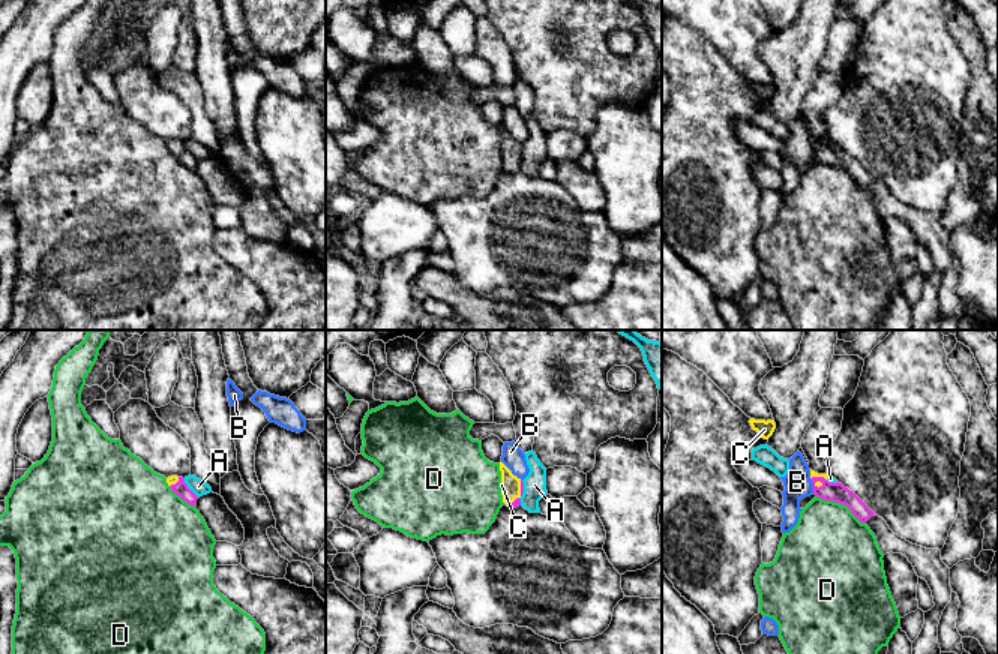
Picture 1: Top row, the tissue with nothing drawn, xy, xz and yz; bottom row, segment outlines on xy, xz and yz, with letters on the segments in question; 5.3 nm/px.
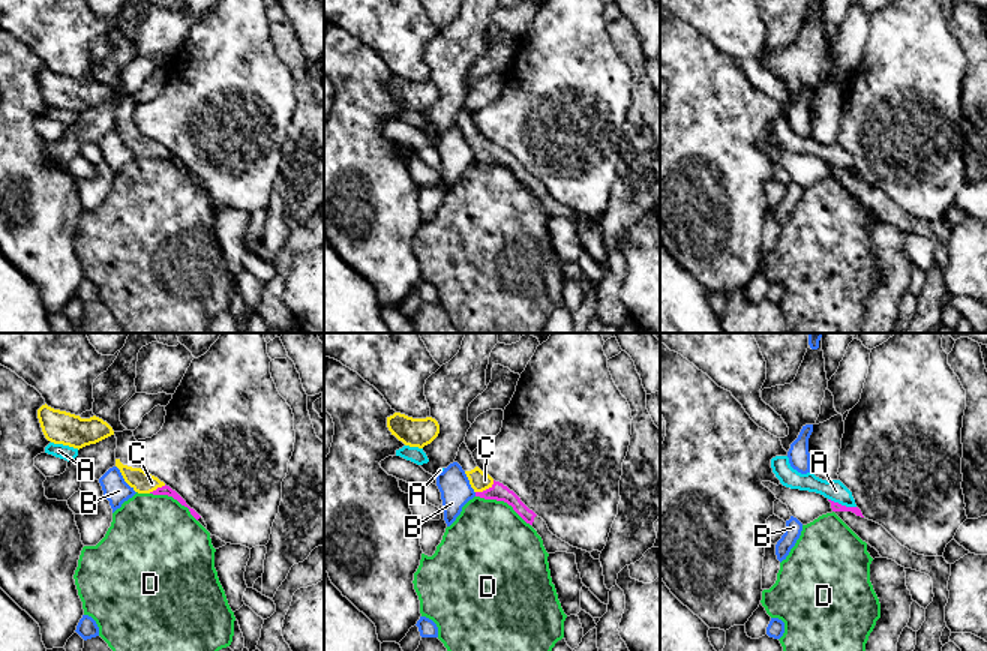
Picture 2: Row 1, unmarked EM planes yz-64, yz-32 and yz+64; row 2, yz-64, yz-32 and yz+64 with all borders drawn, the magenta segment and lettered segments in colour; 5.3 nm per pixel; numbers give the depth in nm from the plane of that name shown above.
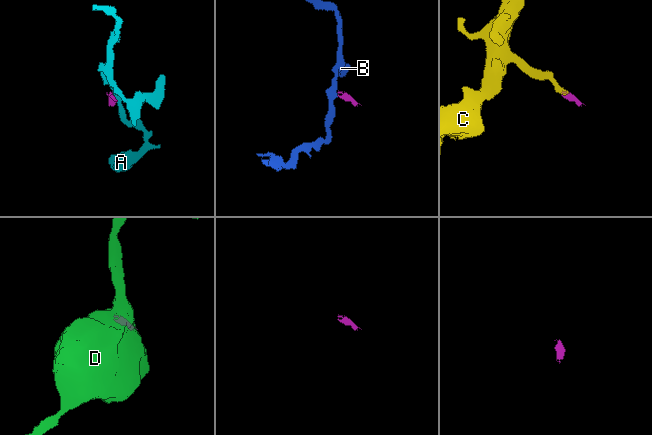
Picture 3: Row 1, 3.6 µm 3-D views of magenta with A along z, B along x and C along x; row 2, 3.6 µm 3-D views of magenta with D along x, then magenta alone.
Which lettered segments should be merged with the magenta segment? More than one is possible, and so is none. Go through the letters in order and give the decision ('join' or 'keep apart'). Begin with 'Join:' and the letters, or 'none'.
Join: C
A: keep apart
B: keep apart
C: join
D: keep apart

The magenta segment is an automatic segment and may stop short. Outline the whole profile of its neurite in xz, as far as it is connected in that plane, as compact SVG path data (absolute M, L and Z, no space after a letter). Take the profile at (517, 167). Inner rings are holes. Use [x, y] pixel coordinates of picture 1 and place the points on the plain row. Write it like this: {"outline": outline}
{"outline": "M500 126L500 135L503 166L507 171L516 172L521 170L524 146L513 140L512 135L503 126Z"}

